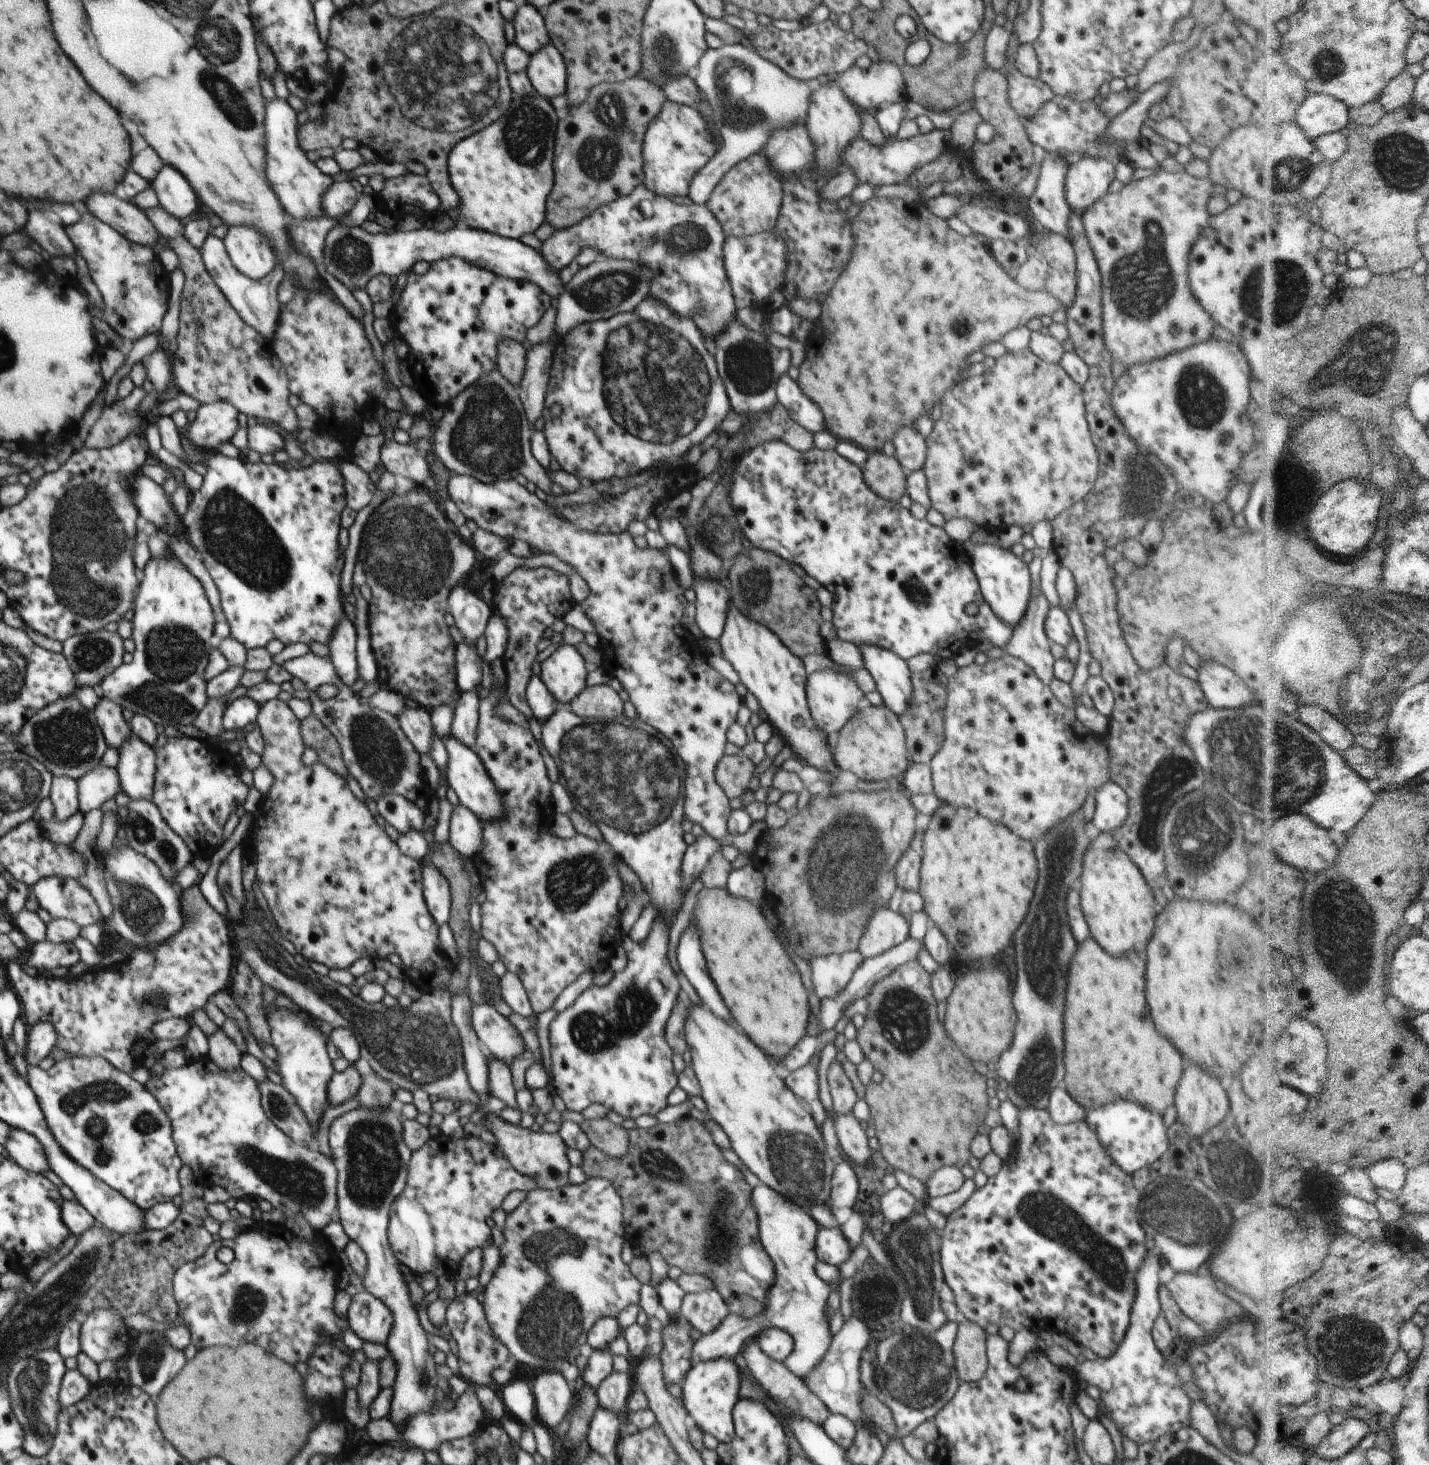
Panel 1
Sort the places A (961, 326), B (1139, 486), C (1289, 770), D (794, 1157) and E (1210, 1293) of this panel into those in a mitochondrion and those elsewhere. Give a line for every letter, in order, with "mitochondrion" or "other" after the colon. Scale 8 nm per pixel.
A: mitochondrion
B: mitochondrion
C: mitochondrion
D: mitochondrion
E: other

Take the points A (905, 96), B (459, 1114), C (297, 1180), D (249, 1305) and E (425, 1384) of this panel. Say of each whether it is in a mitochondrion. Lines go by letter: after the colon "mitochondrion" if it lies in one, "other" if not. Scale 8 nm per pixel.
A: other
B: other
C: mitochondrion
D: mitochondrion
E: mitochondrion

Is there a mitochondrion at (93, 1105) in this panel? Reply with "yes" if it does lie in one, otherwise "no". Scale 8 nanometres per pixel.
yes

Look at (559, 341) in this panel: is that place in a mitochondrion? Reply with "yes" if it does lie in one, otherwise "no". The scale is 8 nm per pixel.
no

